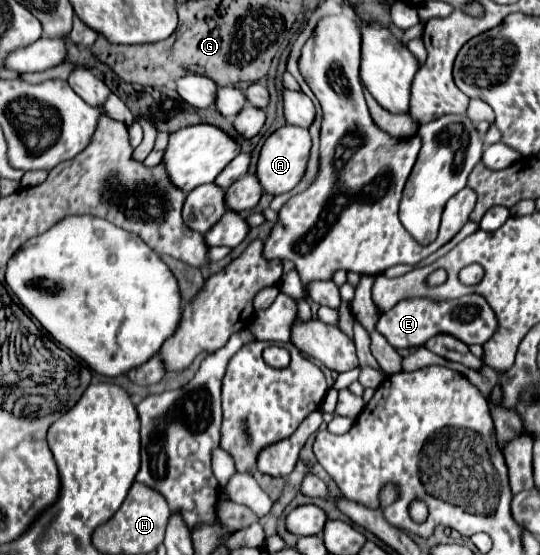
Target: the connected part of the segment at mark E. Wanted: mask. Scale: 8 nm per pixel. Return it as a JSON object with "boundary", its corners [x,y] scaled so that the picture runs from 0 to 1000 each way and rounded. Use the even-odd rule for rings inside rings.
{"boundary":[[[865,532],[850,539],[802,542],[791,535],[743,539],[724,560],[706,564],[694,589],[731,629],[780,625],[806,604],[835,604],[865,622],[894,622],[920,593],[920,571],[891,532]]]}

